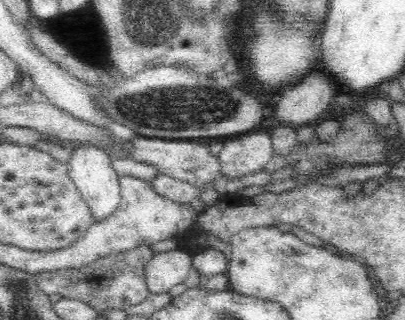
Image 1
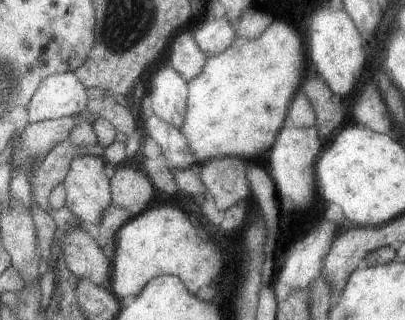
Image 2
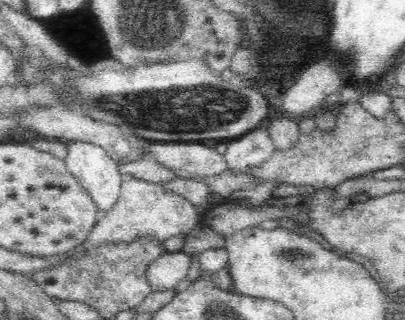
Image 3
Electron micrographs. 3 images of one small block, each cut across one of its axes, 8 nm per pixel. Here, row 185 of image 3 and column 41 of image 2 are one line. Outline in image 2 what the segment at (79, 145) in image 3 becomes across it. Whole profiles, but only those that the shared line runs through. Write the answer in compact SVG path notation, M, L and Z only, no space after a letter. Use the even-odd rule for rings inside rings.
M75 72L51 74L41 80L25 110L29 124L81 116L87 110L87 88Z

